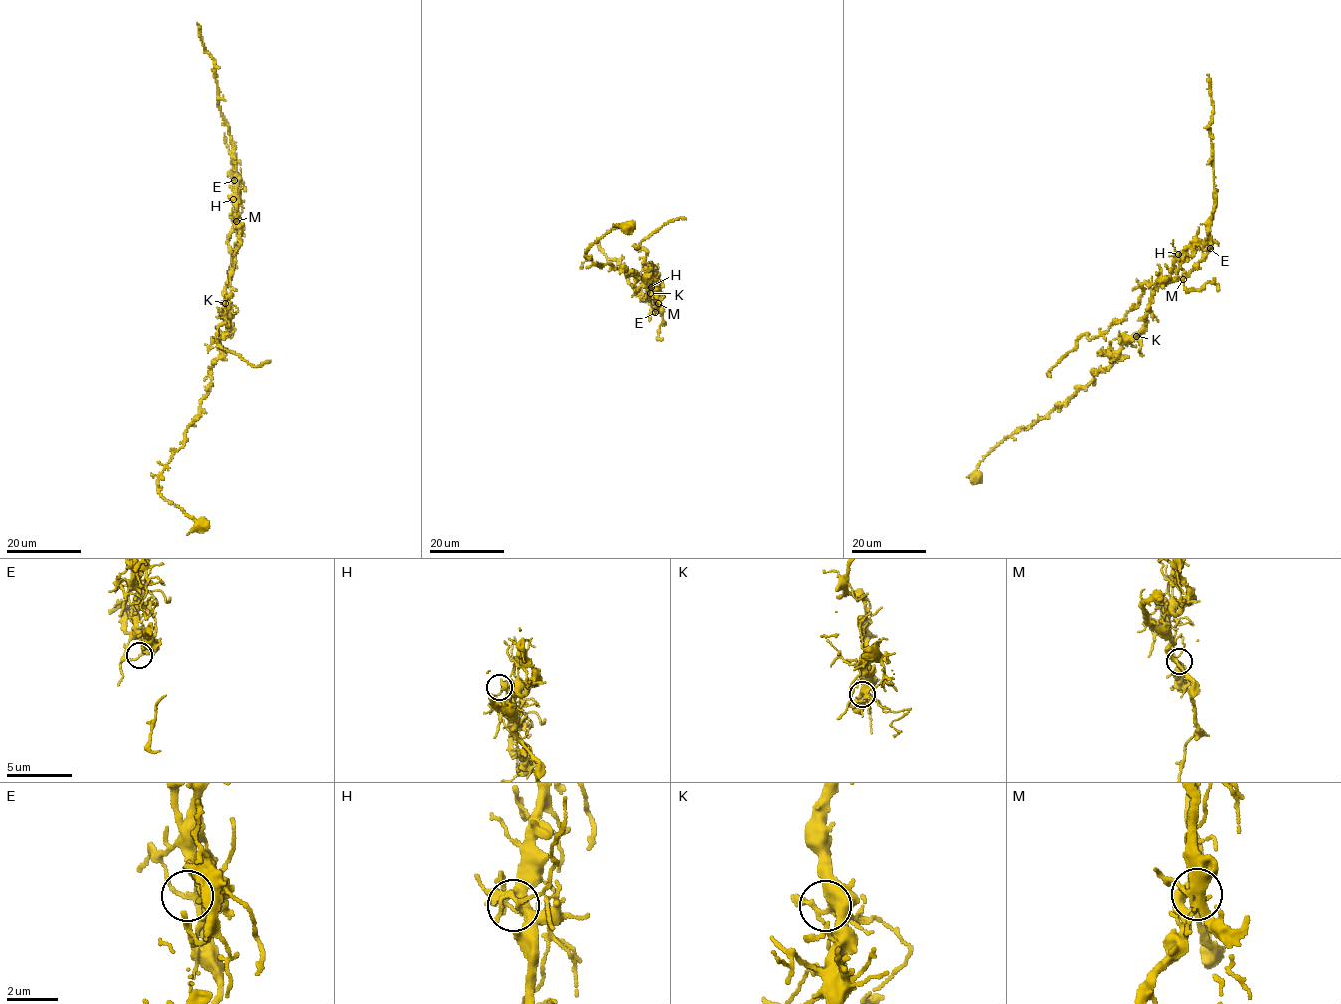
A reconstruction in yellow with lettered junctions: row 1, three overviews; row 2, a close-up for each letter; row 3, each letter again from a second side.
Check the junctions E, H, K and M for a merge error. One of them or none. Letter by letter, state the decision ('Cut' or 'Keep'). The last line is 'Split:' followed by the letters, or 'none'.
E: Cut
H: Keep
K: Keep
M: Keep
Split: E

